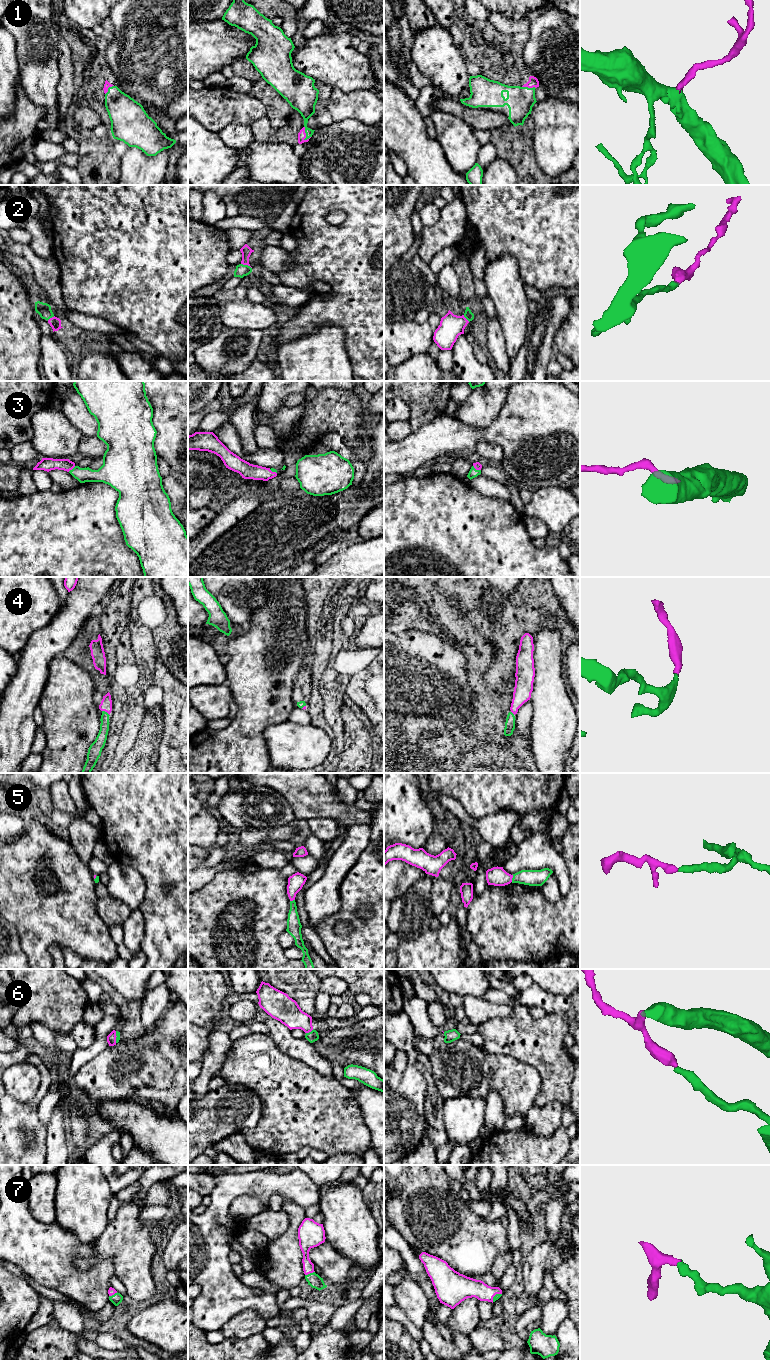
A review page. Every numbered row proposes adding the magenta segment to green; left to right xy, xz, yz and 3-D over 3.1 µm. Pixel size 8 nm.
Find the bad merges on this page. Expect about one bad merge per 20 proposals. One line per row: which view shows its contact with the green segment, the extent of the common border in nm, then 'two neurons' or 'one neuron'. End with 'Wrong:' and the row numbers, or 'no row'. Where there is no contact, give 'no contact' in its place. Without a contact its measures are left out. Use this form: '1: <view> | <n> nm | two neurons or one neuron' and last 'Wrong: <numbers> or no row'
1: xz | 120 nm | one neuron
2: xz | 100 nm | one neuron
3: xy | 80 nm | one neuron
4: xy | 80 nm | one neuron
5: yz | 60 nm | one neuron
6: xz | 70 nm | one neuron
7: xz | 90 nm | one neuron
Wrong: no row

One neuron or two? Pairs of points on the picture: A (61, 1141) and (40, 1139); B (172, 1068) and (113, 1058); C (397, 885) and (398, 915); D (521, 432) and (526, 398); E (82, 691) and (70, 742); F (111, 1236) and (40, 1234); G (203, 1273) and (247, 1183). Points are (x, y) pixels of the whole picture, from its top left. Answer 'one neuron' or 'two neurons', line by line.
A: two neurons
B: one neuron
C: two neurons
D: one neuron
E: one neuron
F: two neurons
G: one neuron

